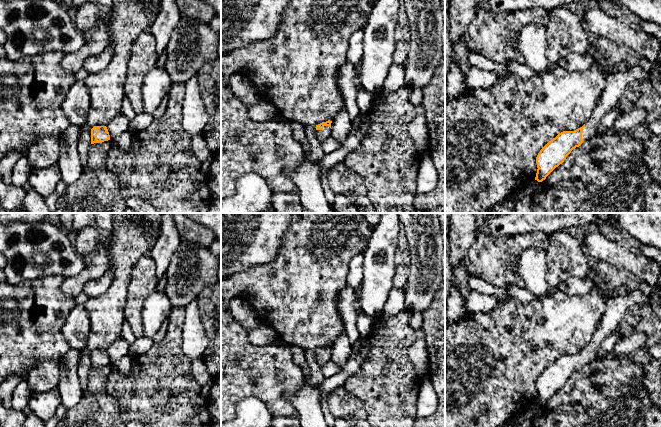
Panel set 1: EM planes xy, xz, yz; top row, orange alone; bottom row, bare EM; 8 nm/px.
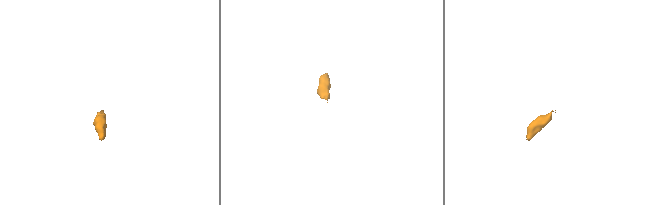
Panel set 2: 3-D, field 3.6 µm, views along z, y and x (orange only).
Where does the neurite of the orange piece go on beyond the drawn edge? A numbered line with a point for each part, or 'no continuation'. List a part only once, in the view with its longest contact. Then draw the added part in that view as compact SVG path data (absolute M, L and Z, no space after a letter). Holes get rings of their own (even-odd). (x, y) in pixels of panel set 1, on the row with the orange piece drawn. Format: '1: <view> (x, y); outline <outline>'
1: xy (102, 135); outline M101 127L99 129L99 133L97 135L97 139L98 140L104 140L104 139L107 138L107 136L108 136L108 134L105 132L105 129L103 127Z

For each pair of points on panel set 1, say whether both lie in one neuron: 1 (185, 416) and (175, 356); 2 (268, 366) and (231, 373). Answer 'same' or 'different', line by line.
1: same
2: same

